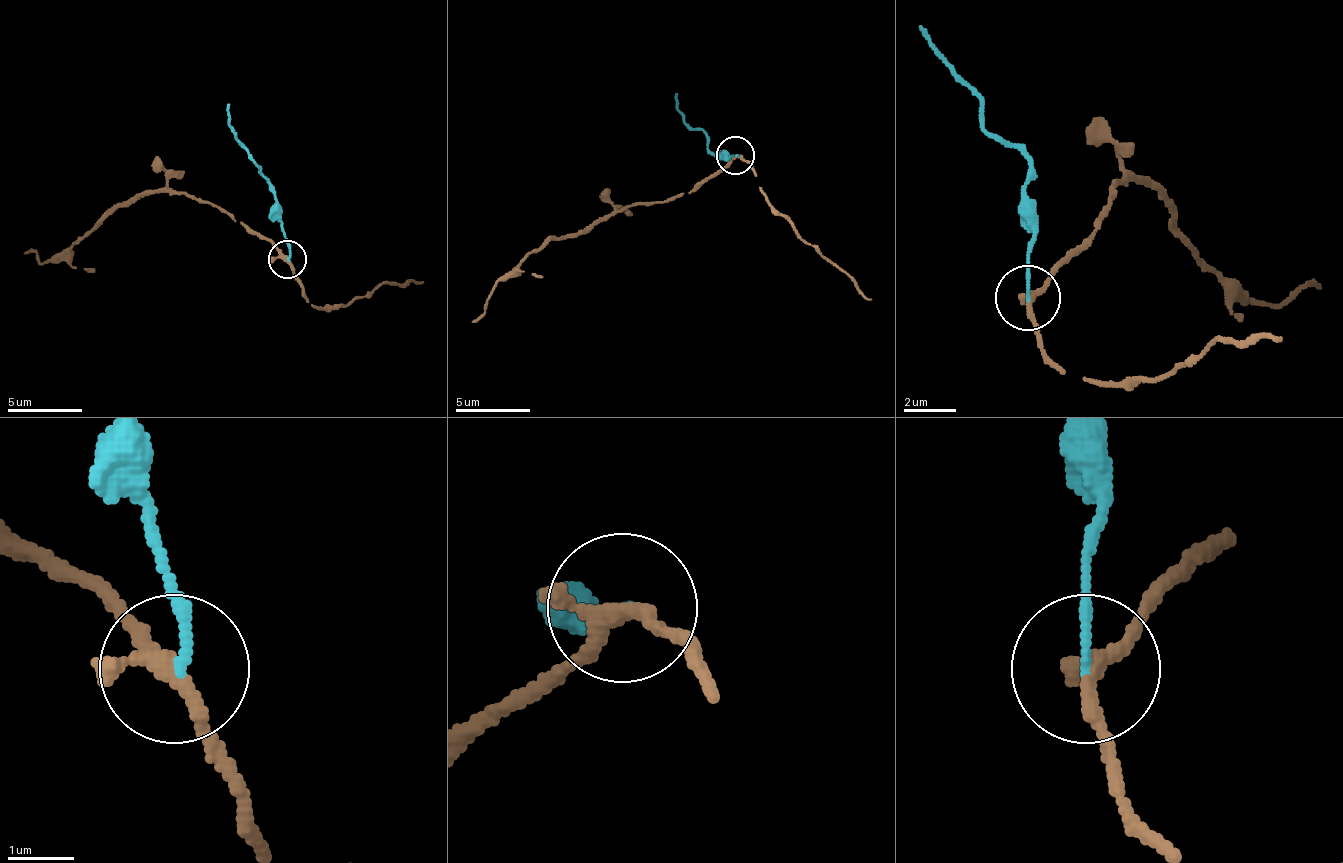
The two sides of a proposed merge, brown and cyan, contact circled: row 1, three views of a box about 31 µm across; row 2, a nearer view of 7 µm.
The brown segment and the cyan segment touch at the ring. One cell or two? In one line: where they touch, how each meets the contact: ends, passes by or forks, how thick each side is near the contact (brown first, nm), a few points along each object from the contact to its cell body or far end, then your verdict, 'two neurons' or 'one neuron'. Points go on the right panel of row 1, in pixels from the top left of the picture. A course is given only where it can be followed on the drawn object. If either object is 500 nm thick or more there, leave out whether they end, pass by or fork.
(1028, 298) | brown passes by | cyan ends | 280/150 nm | brown via (1026, 299), (1111, 208), (1118, 181), (1138, 181), (1170, 208), (1170, 227), (1229, 286), (1269, 306), (1321, 286) | cyan via (1026, 299), (1033, 208), (1026, 162), (980, 122), (980, 96), (921, 24) | two neurons

